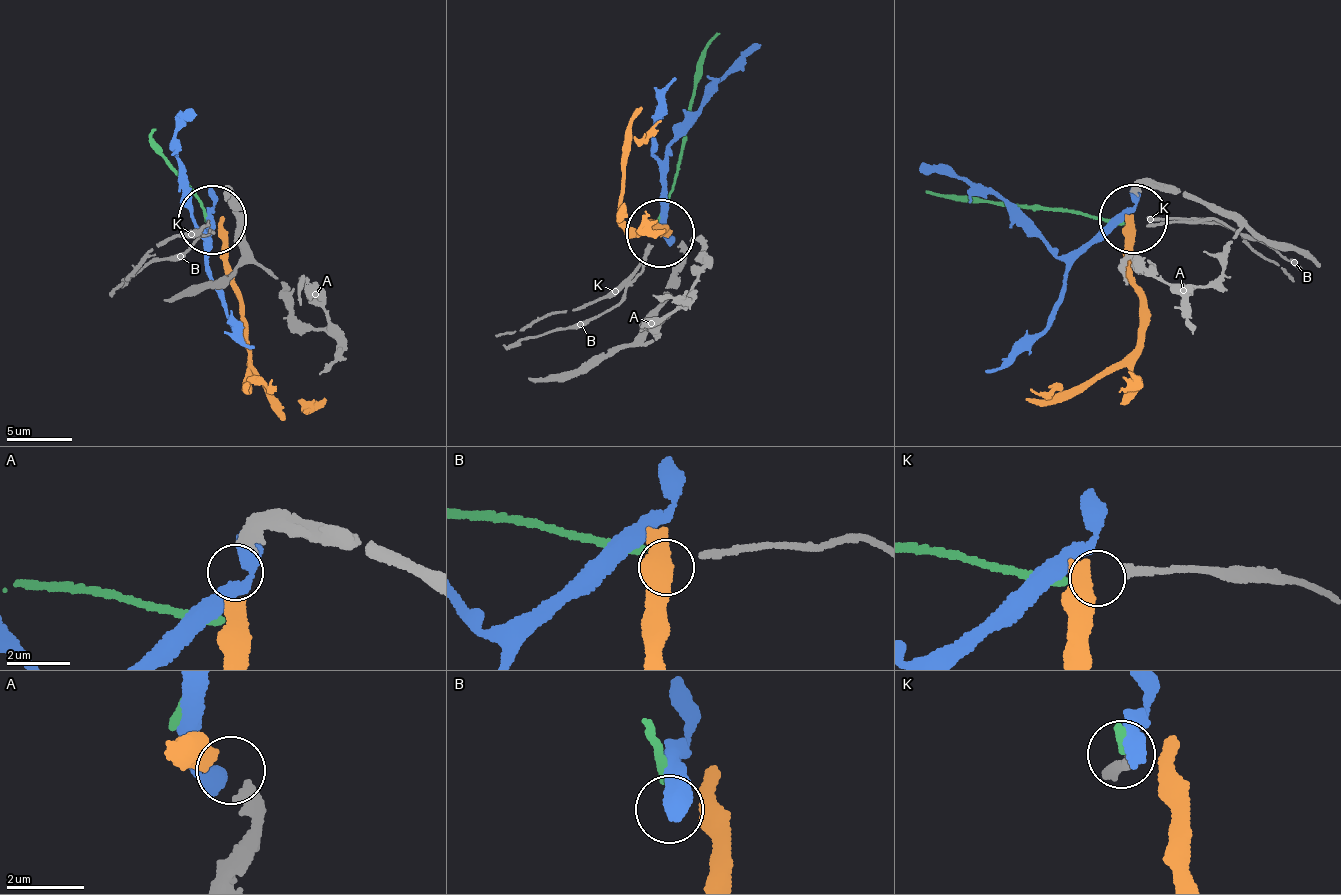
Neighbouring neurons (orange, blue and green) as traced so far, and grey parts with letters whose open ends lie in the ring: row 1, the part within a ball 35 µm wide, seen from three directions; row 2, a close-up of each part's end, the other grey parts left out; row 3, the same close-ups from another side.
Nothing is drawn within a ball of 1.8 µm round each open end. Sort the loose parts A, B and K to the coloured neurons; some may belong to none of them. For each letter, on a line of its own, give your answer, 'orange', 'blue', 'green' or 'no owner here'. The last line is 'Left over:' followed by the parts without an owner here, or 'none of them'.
A: orange
B: no owner here
K: green
Left over: B

